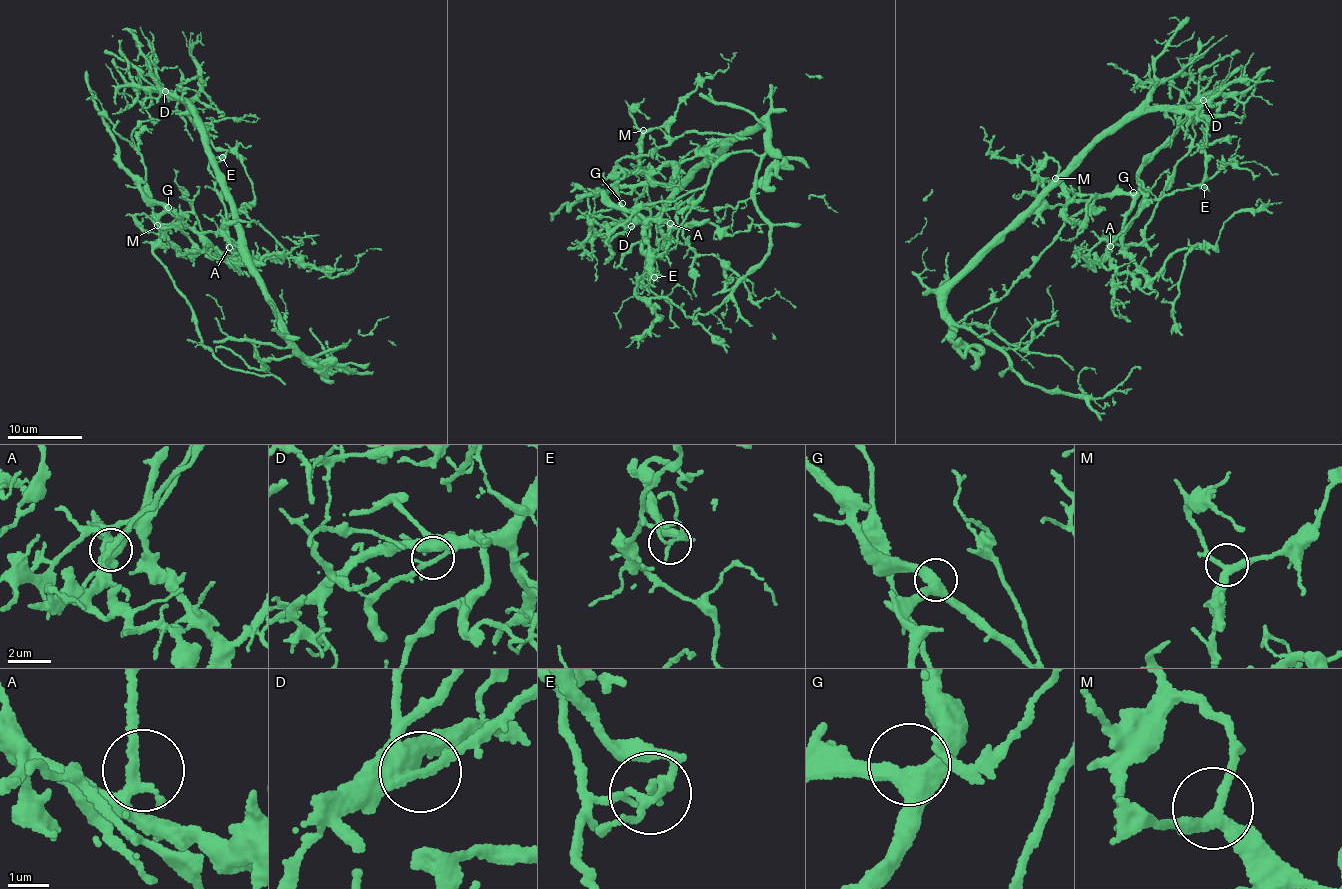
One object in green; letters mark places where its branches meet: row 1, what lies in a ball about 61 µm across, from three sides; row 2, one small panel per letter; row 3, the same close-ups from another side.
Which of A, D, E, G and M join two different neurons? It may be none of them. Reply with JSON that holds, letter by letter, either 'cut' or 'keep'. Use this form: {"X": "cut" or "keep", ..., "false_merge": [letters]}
{"A": "keep", "D": "keep", "E": "cut", "G": "keep", "M": "keep", "false_merge": ["E"]}

